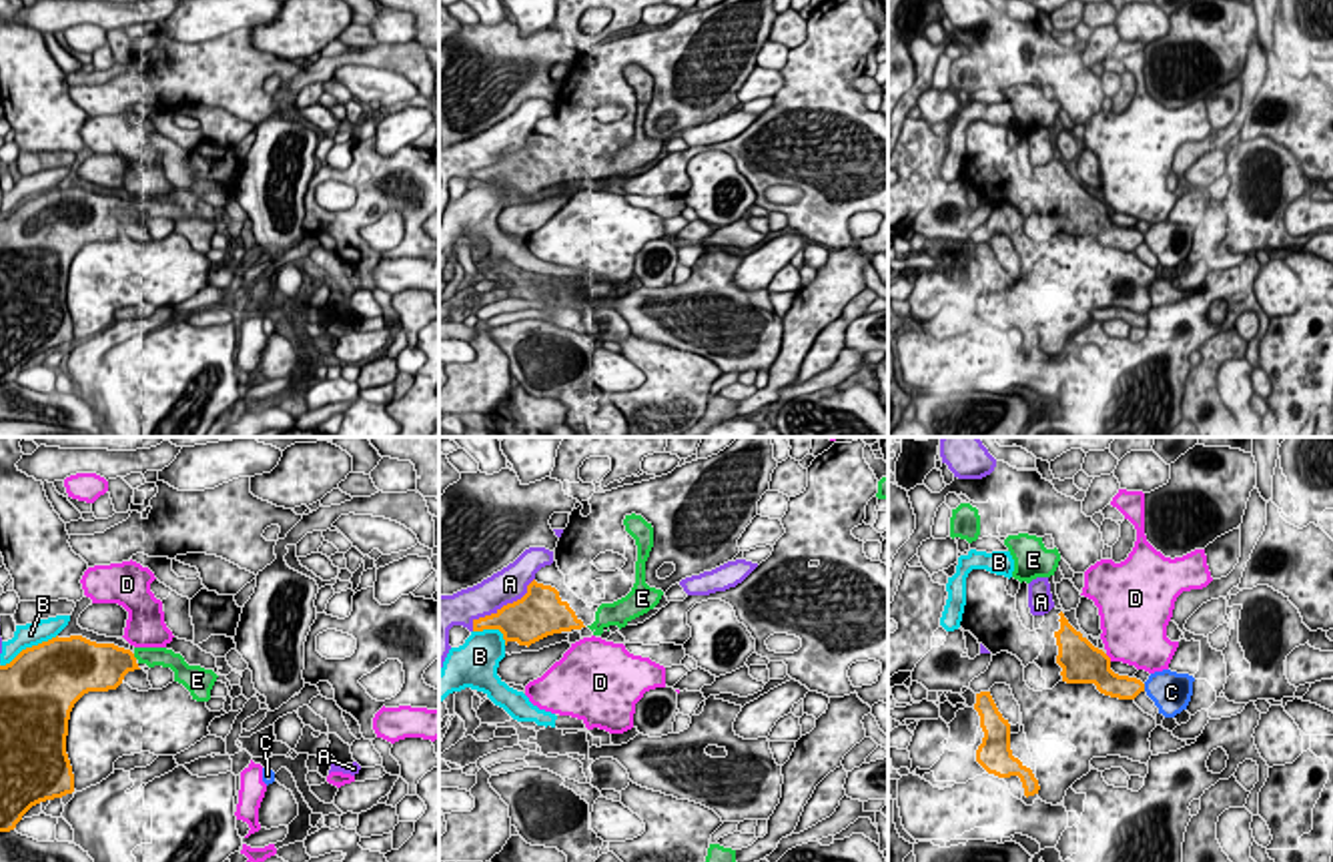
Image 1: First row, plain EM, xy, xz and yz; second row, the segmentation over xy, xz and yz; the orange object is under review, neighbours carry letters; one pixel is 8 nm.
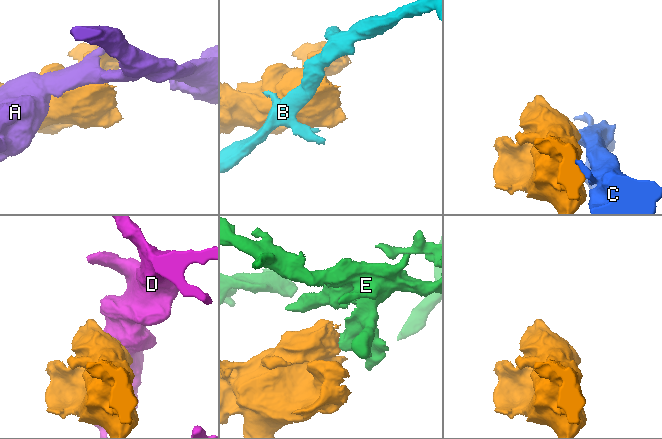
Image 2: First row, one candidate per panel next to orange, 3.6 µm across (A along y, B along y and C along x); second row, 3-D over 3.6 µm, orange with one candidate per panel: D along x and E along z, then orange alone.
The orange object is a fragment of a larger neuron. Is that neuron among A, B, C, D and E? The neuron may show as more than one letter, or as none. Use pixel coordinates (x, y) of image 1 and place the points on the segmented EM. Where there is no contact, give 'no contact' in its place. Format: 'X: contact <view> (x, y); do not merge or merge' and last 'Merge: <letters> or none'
A: contact xz (504, 606); do not merge
B: contact xy (29, 648); do not merge
C: contact yz (1143, 688); do not merge
D: contact yz (1109, 658); do not merge
E: contact xy (133, 656); merge
Merge: E

